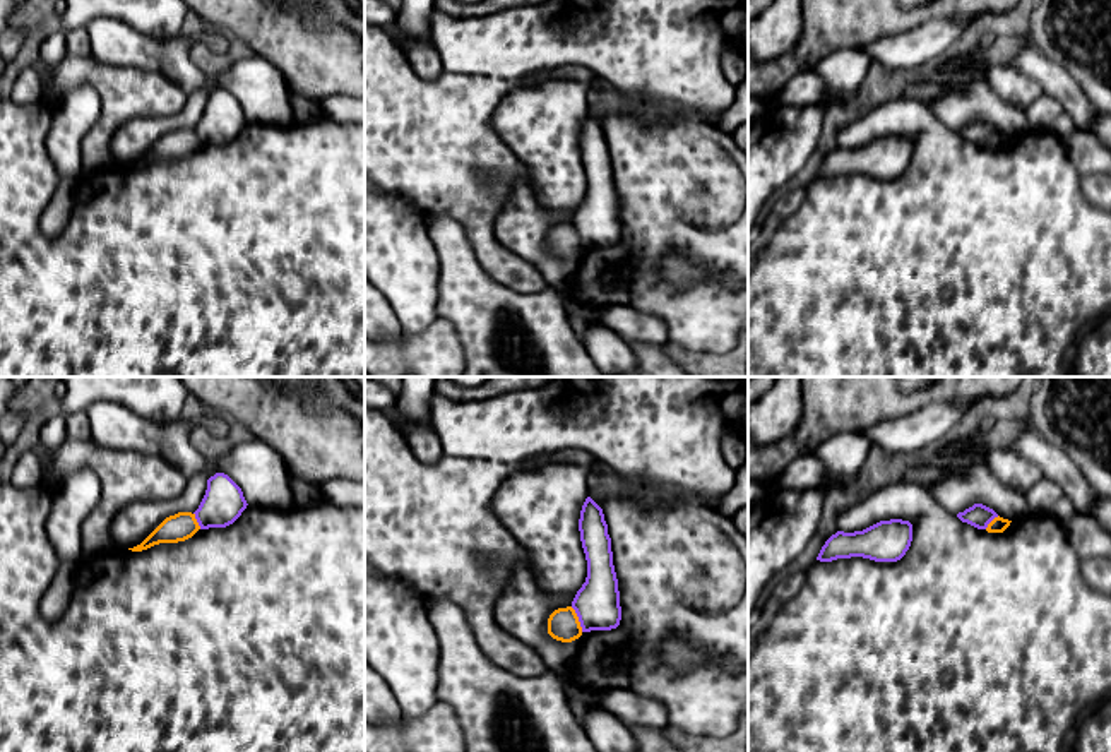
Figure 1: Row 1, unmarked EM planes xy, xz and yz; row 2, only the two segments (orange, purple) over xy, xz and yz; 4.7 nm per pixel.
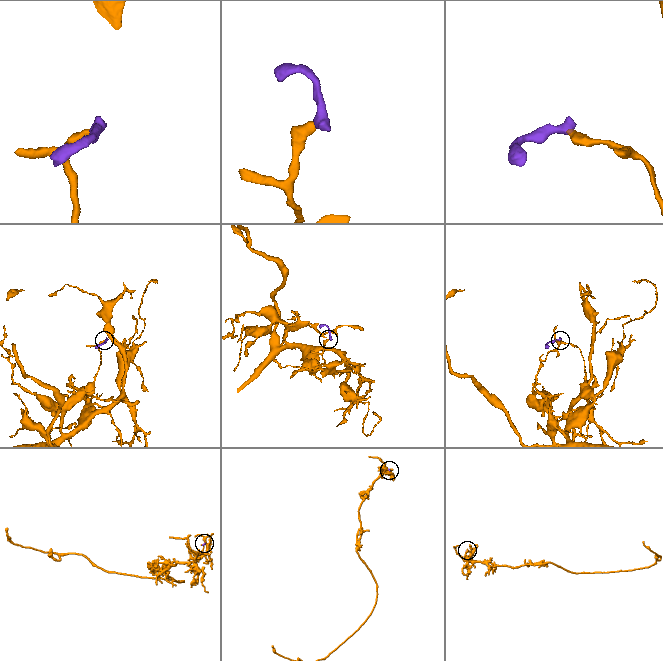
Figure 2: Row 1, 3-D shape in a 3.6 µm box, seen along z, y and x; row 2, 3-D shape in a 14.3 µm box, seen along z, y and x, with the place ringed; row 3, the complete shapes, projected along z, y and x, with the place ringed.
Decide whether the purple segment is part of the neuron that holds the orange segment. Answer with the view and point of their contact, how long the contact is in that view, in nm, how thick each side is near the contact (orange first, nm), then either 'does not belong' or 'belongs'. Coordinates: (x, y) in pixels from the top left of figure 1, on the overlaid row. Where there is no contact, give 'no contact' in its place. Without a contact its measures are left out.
contact xz (577, 619); length 130 nm; calibres 150 and 220 nm; does not belong

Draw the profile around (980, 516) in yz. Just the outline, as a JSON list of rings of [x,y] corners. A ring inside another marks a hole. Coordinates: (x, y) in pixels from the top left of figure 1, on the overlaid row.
[[[974,504],[972,507],[965,509],[964,512],[959,512],[957,517],[962,521],[962,522],[967,522],[977,529],[986,529],[988,524],[998,517],[998,514],[983,505],[983,504]]]

